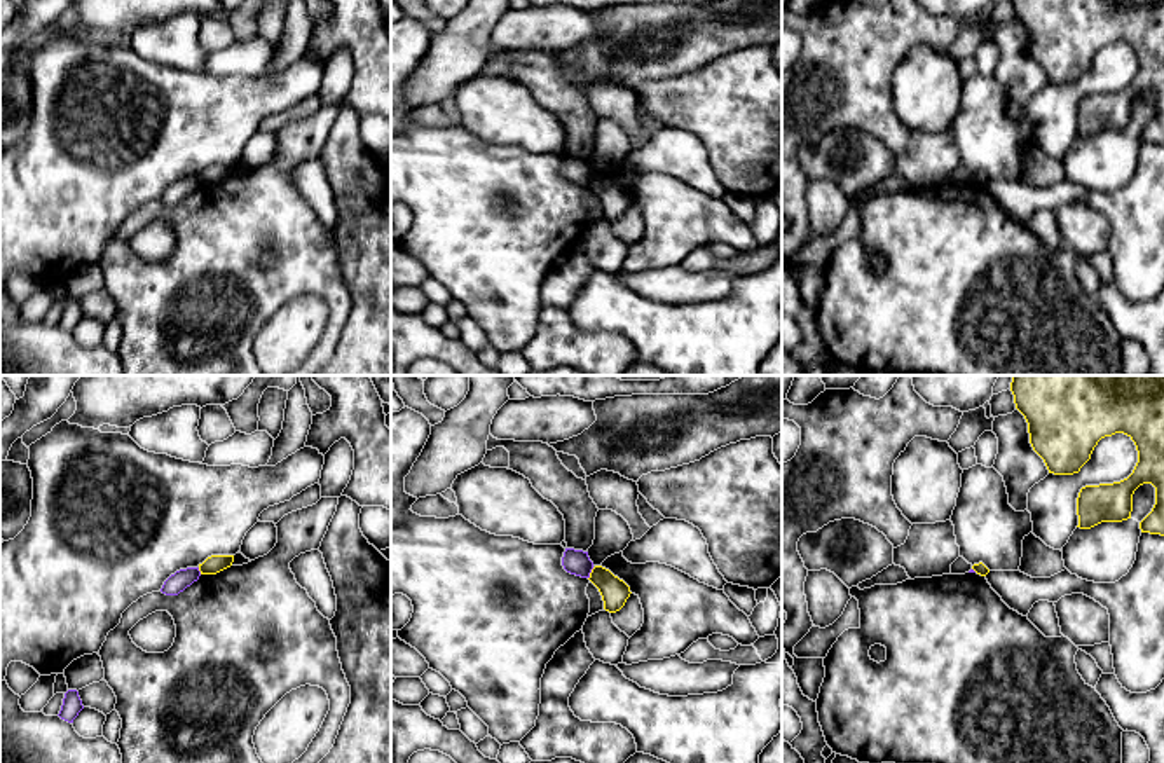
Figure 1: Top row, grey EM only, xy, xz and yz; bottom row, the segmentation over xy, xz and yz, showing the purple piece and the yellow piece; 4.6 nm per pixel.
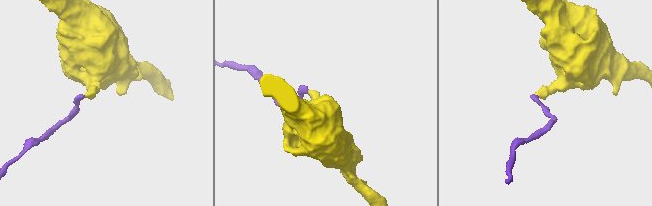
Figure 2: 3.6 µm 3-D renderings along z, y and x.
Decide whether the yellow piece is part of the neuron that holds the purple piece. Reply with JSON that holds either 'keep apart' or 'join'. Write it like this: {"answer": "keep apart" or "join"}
{"answer": "keep apart"}

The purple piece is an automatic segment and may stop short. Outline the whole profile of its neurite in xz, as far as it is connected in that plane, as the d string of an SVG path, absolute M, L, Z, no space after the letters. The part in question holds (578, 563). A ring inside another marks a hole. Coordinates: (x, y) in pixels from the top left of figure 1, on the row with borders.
M565 548L562 557L562 566L567 573L590 578L590 573L593 569L593 562L588 557L588 552Z

